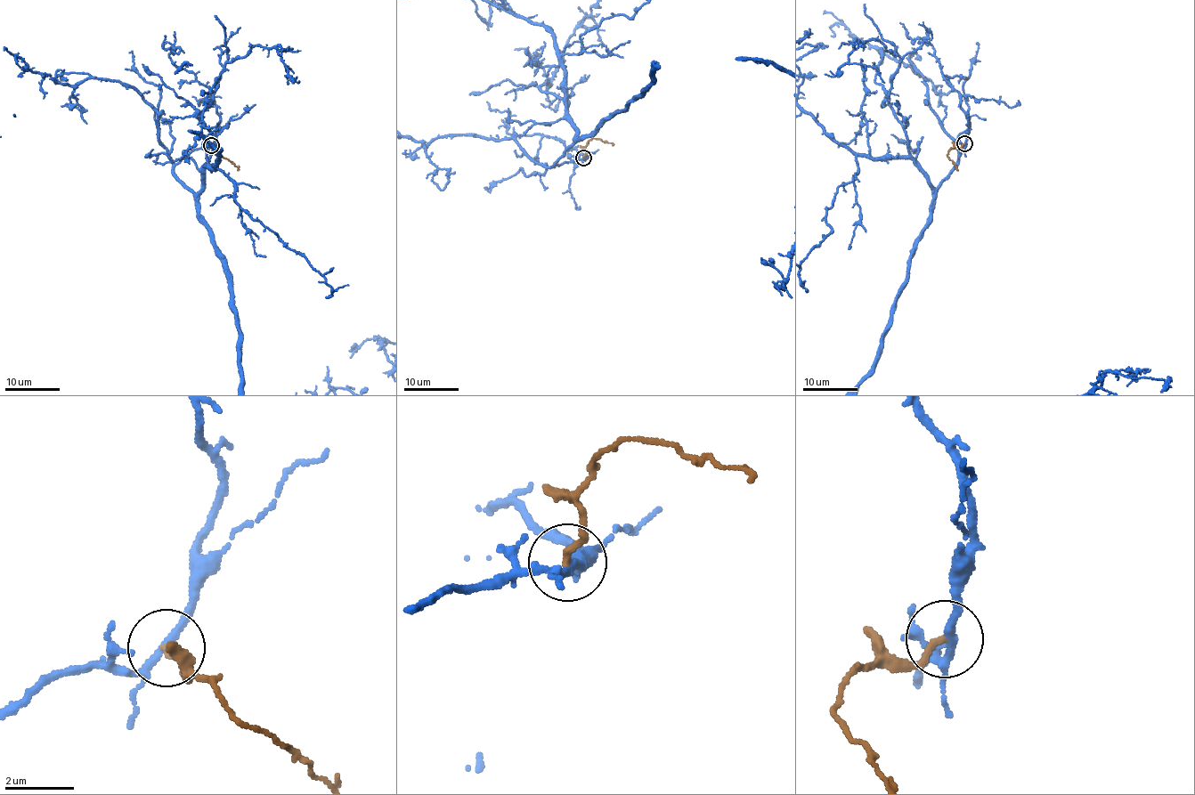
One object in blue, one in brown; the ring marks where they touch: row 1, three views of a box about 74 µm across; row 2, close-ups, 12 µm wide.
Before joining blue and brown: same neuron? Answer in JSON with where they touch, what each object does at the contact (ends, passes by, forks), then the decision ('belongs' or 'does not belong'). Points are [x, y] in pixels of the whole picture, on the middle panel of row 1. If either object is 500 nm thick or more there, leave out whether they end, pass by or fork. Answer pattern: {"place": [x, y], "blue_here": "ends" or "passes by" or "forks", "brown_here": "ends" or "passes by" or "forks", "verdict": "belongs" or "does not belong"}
{"place": [583, 158], "blue_here": "forks", "brown_here": "ends", "verdict": "does not belong"}

